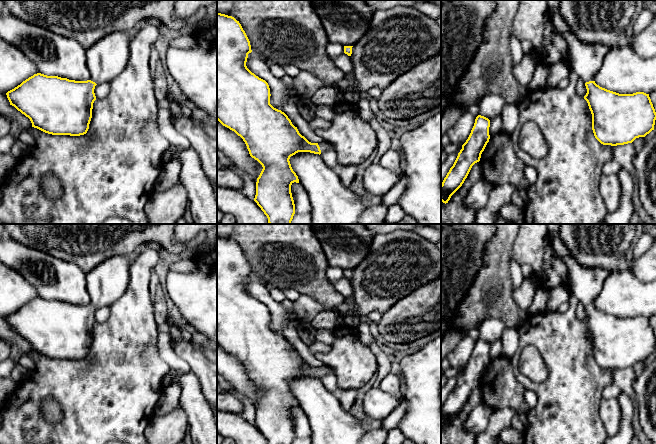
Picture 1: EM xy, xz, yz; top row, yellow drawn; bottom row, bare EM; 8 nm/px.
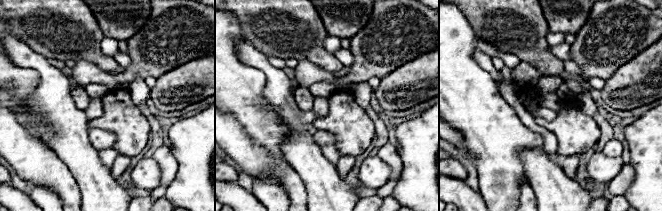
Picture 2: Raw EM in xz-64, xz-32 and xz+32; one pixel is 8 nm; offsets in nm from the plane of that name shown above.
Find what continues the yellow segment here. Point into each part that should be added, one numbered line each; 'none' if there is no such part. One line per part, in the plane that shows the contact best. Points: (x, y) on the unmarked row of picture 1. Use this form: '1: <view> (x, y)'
1: xz (323, 370)

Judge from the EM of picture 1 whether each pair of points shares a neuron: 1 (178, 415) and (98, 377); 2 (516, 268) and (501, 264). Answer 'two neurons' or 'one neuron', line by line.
1: two neurons
2: two neurons

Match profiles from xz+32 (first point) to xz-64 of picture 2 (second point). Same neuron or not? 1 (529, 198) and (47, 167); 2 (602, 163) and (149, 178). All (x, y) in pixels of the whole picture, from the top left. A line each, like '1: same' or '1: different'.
1: same
2: same

